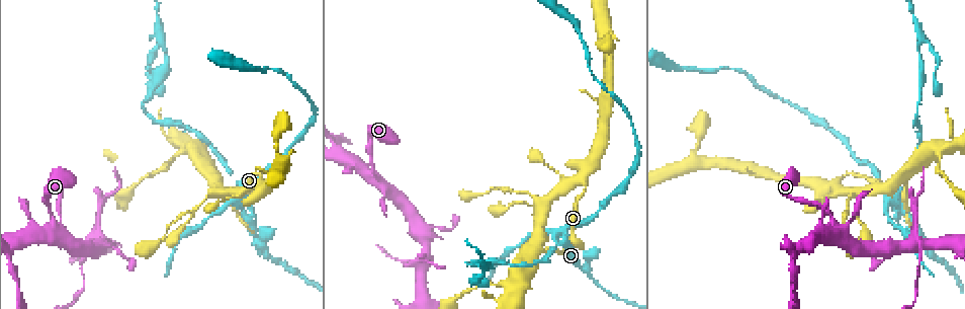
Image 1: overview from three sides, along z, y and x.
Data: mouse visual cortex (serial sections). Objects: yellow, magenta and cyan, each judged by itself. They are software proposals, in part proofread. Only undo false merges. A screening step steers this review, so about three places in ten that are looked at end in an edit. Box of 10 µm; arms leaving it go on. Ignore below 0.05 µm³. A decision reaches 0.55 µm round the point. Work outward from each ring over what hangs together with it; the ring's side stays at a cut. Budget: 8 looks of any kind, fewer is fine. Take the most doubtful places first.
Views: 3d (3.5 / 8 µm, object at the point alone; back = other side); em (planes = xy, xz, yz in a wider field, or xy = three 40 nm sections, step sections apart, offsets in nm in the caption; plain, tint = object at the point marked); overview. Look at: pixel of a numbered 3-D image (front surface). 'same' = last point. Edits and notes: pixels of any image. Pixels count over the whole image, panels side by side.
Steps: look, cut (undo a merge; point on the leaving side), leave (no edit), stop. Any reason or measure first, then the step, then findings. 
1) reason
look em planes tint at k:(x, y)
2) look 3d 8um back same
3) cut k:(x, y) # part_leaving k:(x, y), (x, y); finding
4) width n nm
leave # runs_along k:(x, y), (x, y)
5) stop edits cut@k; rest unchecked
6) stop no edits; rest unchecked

sharp bend
look 3d 8um at 1:(54, 230)

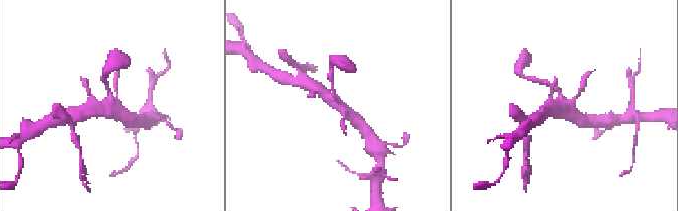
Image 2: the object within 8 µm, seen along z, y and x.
look em xy step 3 tint same

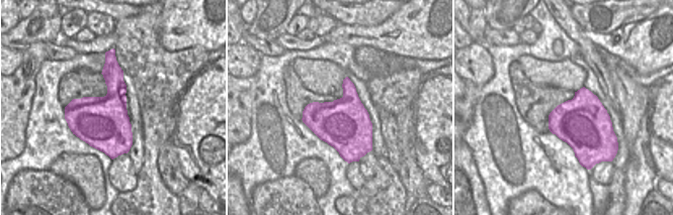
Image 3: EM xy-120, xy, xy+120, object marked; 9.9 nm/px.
leave # runs_along 2:(547, 82), (579, 118); one cell here

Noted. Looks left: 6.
branch point
look 3d 3.5um at 1:(556, 232)

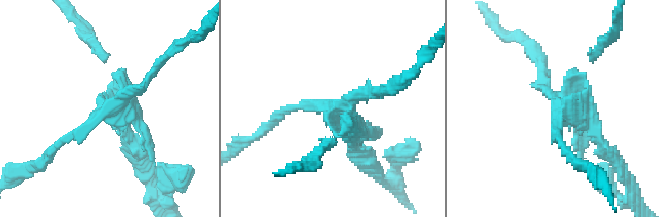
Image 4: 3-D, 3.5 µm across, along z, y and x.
arms 3; arm_widths 150, 150, 200 nm; now the EM
look em xy step 3 tint at 4:(331, 110)

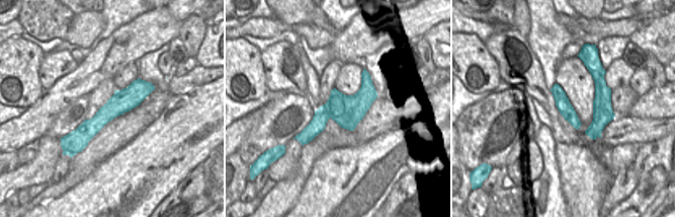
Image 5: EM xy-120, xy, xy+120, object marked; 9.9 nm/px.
width 320 nm
cut 4:(94, 115) # part_leaving 4:(116, 119), (104, 109), (116, 105), (154, 68); two cells meet here

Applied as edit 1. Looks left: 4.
look overview

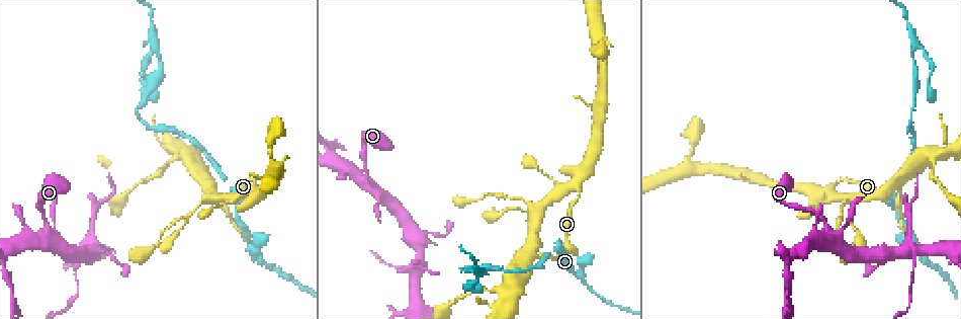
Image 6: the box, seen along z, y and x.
arms part here
look 3d 3.5um at 6:(576, 187)

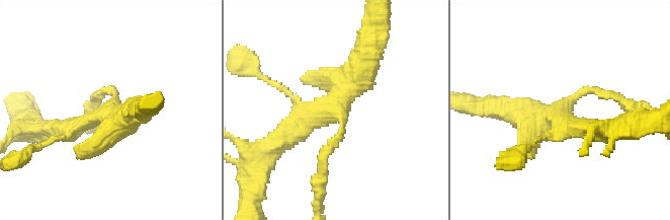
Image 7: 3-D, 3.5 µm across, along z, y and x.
arms 4; arm_widths 150, 300, 350, 400 nm; now the EM
look em xy step 1 tint at 7:(564, 108)

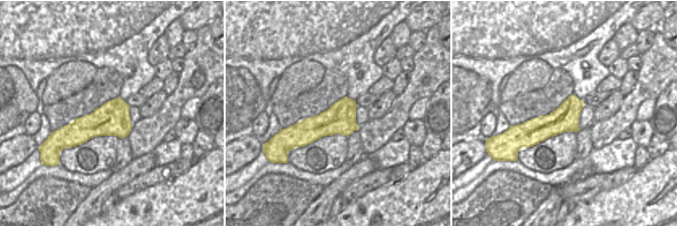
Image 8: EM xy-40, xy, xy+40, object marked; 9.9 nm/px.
cut it another way
look em xy step 5 tint same

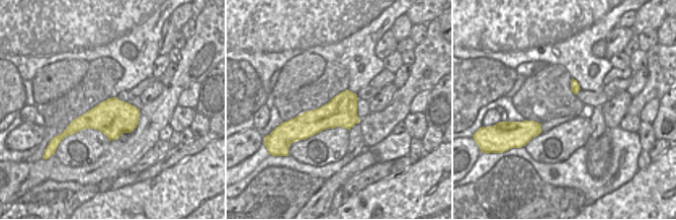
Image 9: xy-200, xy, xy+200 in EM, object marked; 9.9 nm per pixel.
leave # runs_along 7:(97, 96), (115, 93), (103, 116), (57, 131); continuous, no second cell

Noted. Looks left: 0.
stop edits cut@4; rest unchecked

